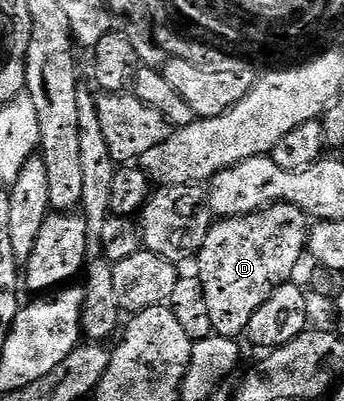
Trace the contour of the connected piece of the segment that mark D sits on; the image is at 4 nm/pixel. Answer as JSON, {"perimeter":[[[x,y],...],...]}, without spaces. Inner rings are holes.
{"perimeter":[[[275,202],[272,206],[264,206],[262,210],[238,218],[214,221],[207,232],[207,240],[203,240],[203,248],[195,256],[198,270],[196,273],[202,282],[214,335],[234,340],[244,335],[251,316],[255,316],[255,308],[259,308],[259,304],[263,304],[263,300],[267,300],[267,296],[271,296],[277,286],[290,281],[301,262],[301,257],[306,257],[310,225],[309,215],[290,202]]]}

